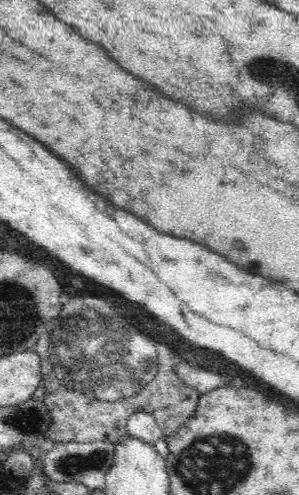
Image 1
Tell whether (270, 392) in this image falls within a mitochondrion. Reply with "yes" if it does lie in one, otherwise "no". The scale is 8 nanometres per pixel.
no

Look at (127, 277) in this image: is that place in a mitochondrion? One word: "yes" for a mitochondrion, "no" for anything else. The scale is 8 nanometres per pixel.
no

